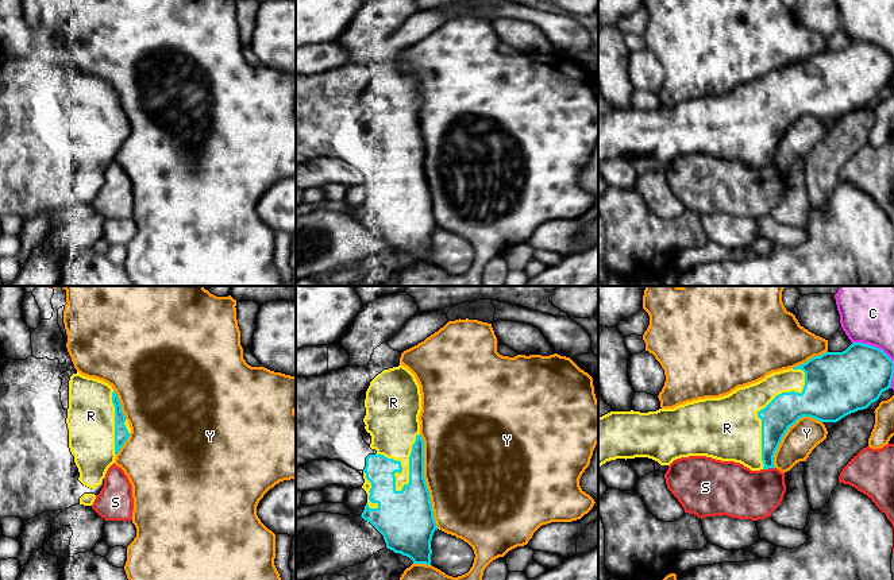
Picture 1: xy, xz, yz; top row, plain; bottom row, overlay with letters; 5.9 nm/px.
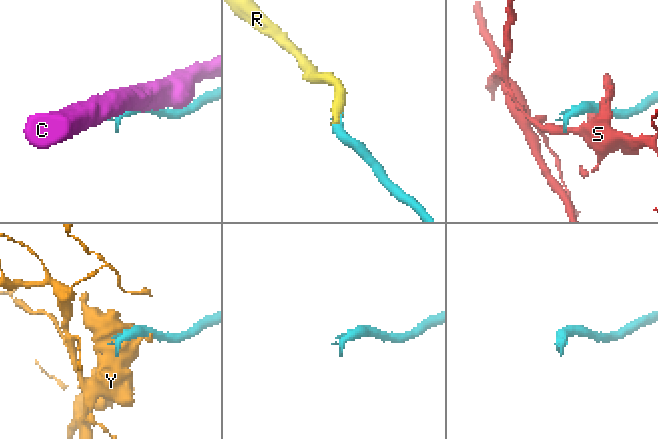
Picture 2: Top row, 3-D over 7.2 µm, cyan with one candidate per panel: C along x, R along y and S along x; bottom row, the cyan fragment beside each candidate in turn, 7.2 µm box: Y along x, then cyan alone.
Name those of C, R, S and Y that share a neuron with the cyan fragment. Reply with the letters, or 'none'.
R

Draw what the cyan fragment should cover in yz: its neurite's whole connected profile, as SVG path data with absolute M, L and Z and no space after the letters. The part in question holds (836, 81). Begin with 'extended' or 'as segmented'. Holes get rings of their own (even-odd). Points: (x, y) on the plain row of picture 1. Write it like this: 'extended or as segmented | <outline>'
extended | M853 40L843 50L825 50L794 66L772 70L764 77L739 85L720 96L705 96L656 109L610 109L598 115L598 165L616 156L648 155L660 163L689 154L706 154L721 159L740 161L751 169L775 166L775 150L799 116L810 115L821 120L837 120L845 113L867 107L883 89L891 86L894 59L879 46Z

